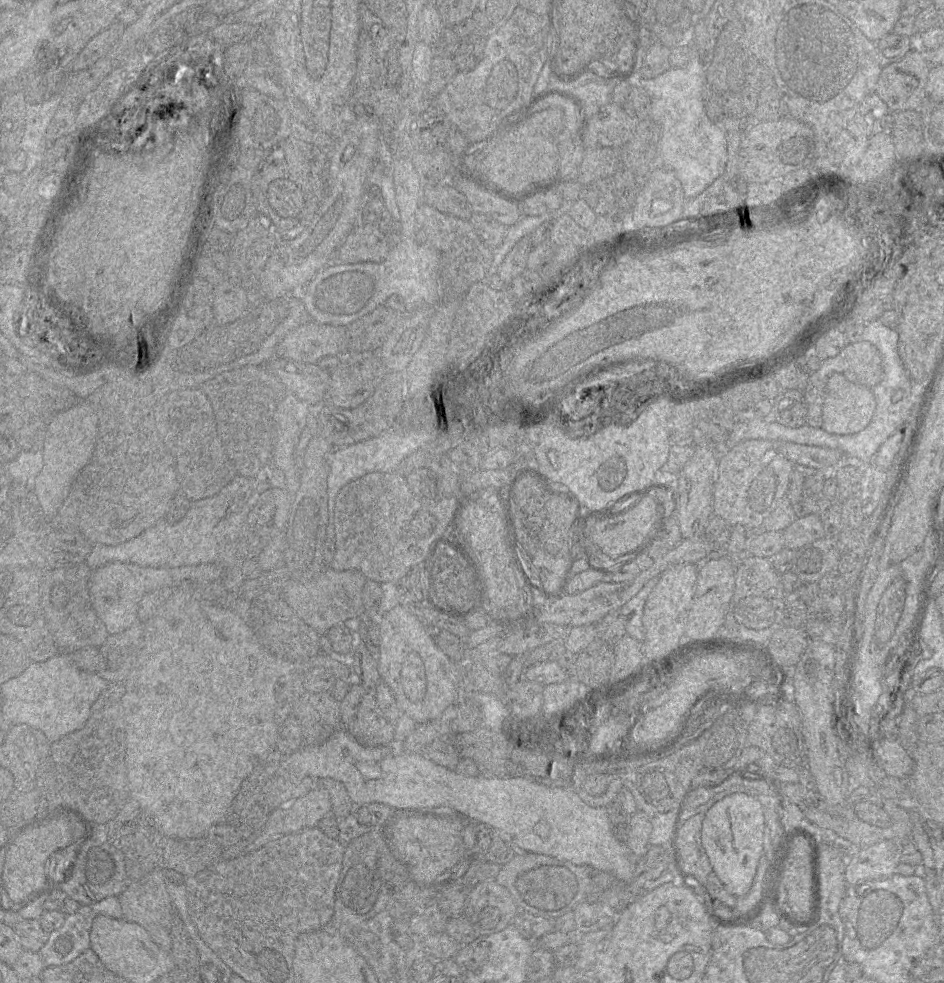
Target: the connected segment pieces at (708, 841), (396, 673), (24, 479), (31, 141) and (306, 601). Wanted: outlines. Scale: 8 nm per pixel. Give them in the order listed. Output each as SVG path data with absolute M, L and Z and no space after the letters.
M742 792L727 795L717 801L705 813L701 842L725 890L733 896L744 897L746 901L763 851L764 814L760 801Z
M401 604L378 619L380 651L377 668L381 681L389 686L401 713L407 714L421 724L439 717L443 711L458 700L459 665L452 661L433 641L420 620Z
M24 451L6 464L11 482L19 482L30 490L34 490L35 479L43 467L42 451Z
M54 93L42 103L32 104L27 108L25 131L20 148L26 152L26 167L20 175L26 179L32 171L41 166L47 148L46 130L61 102L61 93Z
M330 567L315 579L307 582L298 582L290 579L281 588L282 598L295 611L295 613L319 635L326 635L333 626L344 623L351 618L360 617L364 614L365 608L362 599L362 590L367 578L357 570L334 571Z

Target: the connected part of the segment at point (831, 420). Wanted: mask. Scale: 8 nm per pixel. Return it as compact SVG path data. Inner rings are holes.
M833 373L826 385L822 406L822 429L831 434L858 433L871 421L876 400L871 388L849 381L843 374Z

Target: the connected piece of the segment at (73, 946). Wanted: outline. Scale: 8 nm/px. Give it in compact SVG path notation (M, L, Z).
M110 896L93 904L80 905L75 913L66 915L63 925L49 932L47 942L38 951L44 966L67 964L88 949L92 922L98 915L123 919L119 898Z

